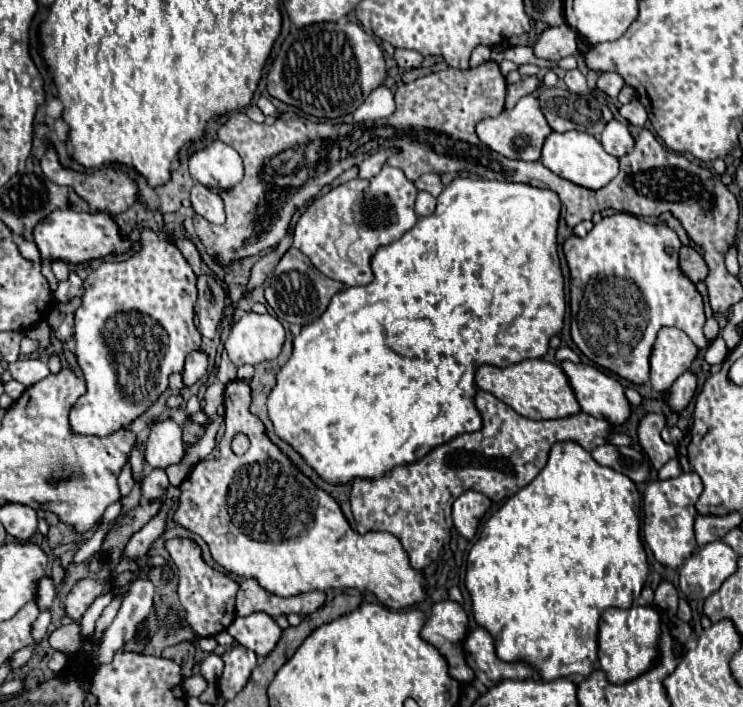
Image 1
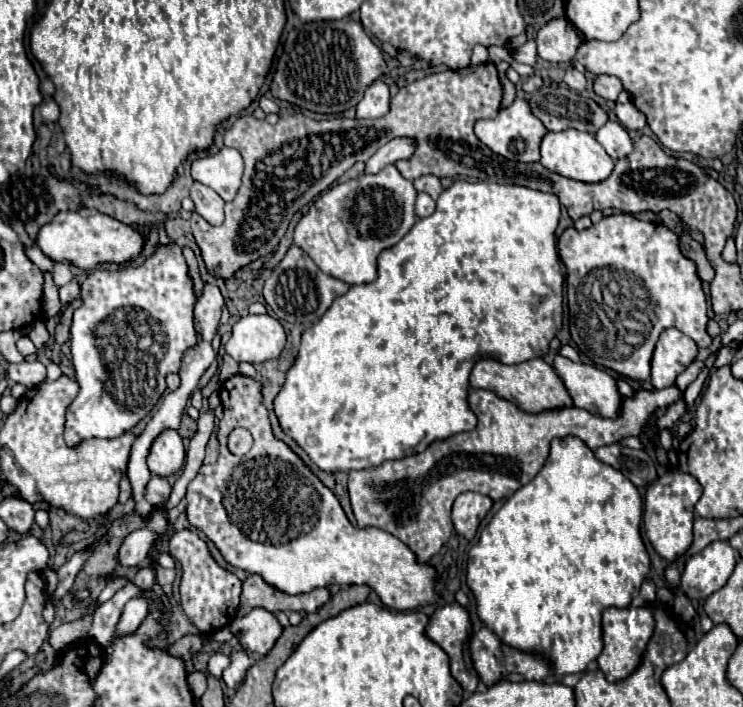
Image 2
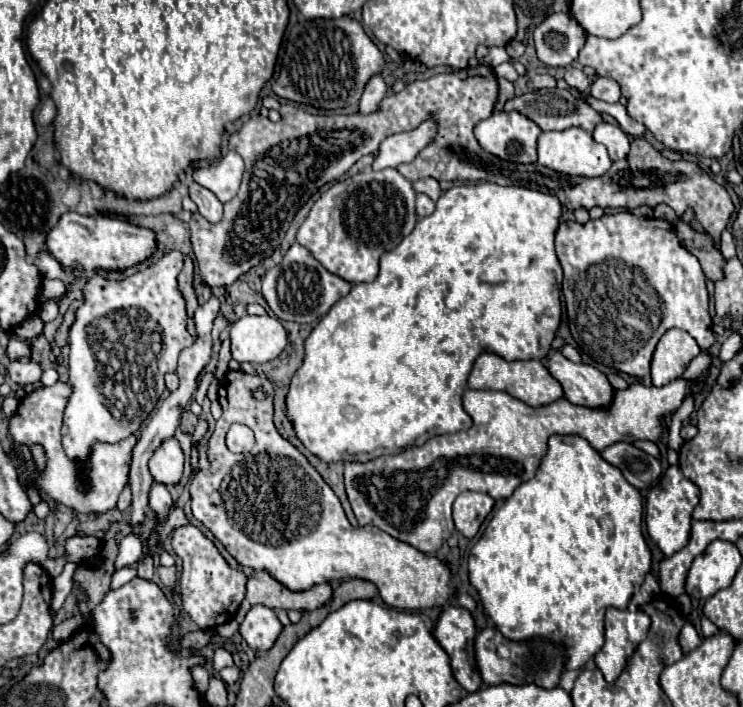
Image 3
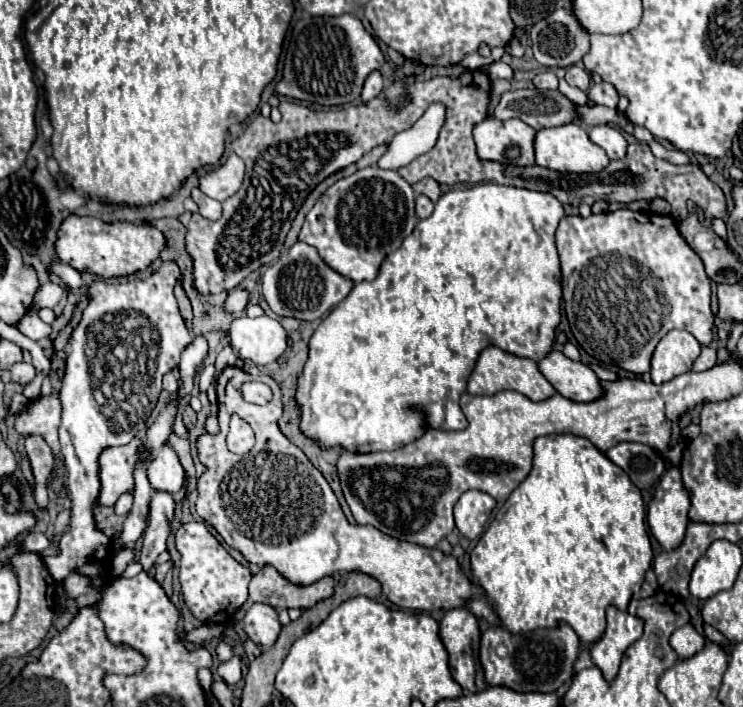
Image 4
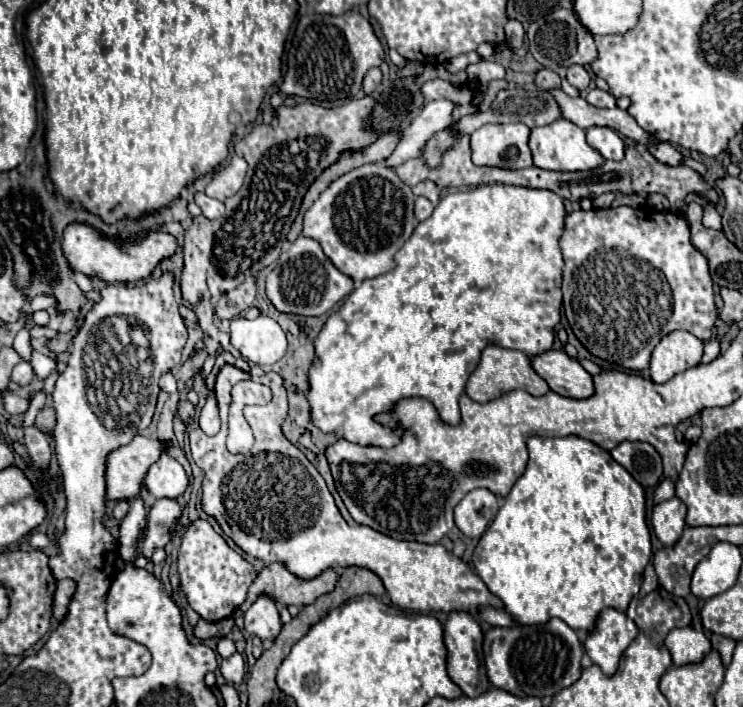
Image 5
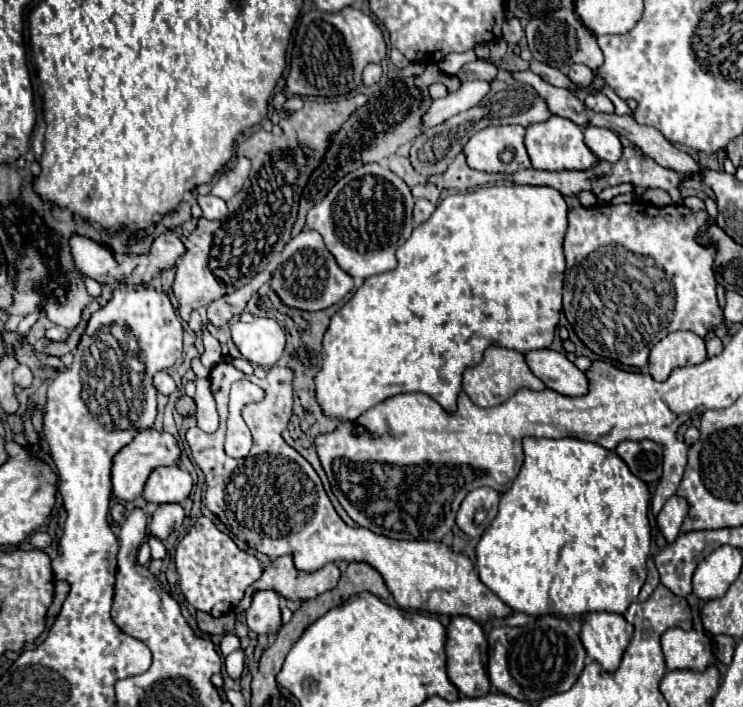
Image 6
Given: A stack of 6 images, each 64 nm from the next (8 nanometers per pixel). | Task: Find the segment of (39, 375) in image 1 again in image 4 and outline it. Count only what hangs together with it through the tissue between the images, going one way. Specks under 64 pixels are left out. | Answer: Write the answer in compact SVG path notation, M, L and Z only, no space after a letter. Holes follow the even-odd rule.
M18 362L10 368L10 374L12 374L12 380L18 382L18 384L28 384L34 380L36 376L36 368L32 364L26 364L26 362Z

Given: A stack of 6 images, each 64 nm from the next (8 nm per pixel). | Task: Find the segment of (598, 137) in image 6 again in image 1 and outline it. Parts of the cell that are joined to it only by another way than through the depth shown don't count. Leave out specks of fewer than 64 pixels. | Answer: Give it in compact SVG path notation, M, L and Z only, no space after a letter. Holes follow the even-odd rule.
M612 120L606 124L600 142L604 146L604 150L616 158L622 158L624 154L632 152L632 134L628 130L628 124Z

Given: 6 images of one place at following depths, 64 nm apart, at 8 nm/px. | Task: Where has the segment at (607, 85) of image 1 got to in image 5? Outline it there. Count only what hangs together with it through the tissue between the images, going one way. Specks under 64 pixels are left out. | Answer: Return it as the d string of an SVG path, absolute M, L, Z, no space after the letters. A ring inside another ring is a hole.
M592 88L586 96L586 100L592 104L592 106L598 106L598 108L614 108L616 106L616 98L612 92L606 92L606 90L600 90L600 88Z

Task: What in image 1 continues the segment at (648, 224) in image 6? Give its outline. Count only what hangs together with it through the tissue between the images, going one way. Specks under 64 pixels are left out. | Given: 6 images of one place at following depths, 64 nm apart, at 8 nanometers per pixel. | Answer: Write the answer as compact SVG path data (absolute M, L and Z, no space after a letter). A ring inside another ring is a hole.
M614 214L602 218L602 222L598 222L586 238L570 236L564 242L564 254L570 268L572 340L586 358L632 384L646 384L650 372L650 350L656 340L656 332L662 326L678 326L690 336L696 348L708 348L708 340L702 332L706 320L702 296L680 272L678 250L680 240L672 228L666 224L648 224L632 214Z

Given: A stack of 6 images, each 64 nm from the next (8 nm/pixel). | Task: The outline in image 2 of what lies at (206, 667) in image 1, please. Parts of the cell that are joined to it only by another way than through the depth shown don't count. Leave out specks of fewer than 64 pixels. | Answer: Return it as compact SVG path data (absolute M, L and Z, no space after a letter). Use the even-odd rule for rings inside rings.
M214 652L214 654L210 656L210 660L208 660L208 674L214 676L214 678L220 678L222 672L224 672L224 668L226 668L228 664L230 664L230 658L228 658L226 654Z

